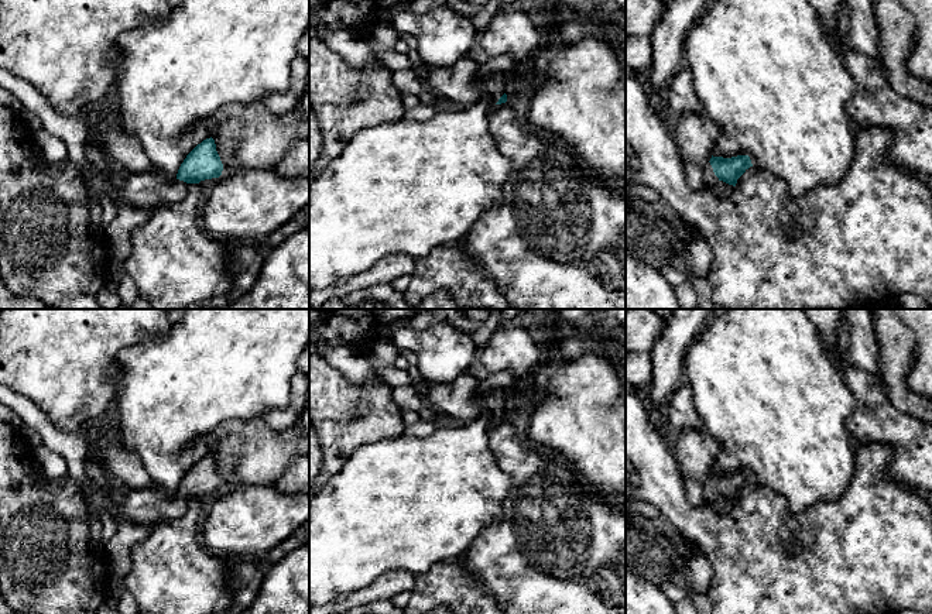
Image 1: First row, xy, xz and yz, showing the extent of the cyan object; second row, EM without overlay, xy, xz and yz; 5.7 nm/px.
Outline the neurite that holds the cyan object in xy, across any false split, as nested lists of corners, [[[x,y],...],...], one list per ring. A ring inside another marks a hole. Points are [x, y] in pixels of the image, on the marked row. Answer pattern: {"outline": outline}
{"outline": [[[210,137],[186,155],[172,182],[158,169],[127,174],[113,199],[116,203],[127,202],[151,210],[162,205],[181,202],[188,195],[189,183],[219,178],[222,171],[223,164],[216,151],[215,140]]]}

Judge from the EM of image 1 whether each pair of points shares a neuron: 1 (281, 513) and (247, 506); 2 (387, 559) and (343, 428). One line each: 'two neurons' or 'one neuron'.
1: one neuron
2: two neurons

